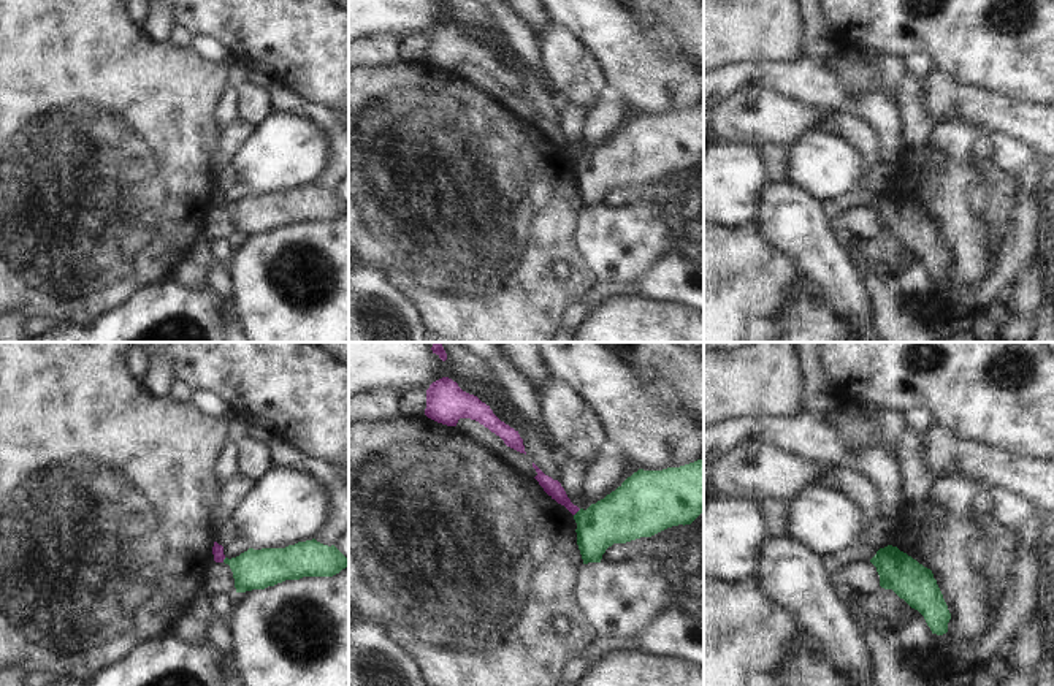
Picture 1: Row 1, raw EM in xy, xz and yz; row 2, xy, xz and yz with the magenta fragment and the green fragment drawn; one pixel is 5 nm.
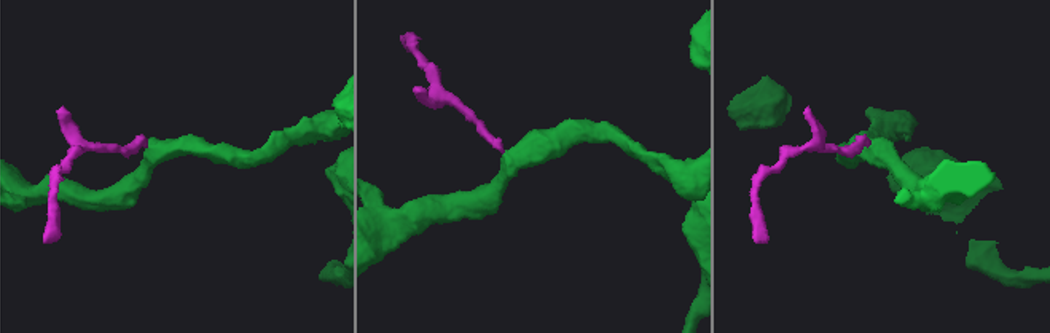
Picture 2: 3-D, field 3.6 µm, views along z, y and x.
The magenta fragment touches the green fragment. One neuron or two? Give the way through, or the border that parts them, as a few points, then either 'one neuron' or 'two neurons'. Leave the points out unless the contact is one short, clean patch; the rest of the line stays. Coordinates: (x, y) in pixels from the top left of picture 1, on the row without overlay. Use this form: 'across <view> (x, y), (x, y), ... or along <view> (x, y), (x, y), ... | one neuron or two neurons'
along xz (580, 154), (574, 160) | two neurons

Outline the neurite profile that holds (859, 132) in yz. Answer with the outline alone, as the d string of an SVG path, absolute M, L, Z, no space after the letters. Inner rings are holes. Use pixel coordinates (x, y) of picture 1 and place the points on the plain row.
M835 114L821 120L818 130L850 139L862 152L867 170L880 162L878 133L867 120L853 114Z

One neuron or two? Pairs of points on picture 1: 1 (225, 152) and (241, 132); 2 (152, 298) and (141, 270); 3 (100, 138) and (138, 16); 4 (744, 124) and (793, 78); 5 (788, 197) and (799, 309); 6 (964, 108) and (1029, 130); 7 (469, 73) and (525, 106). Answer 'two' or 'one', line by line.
1: one
2: two
3: two
4: two
5: two
6: one
7: one

